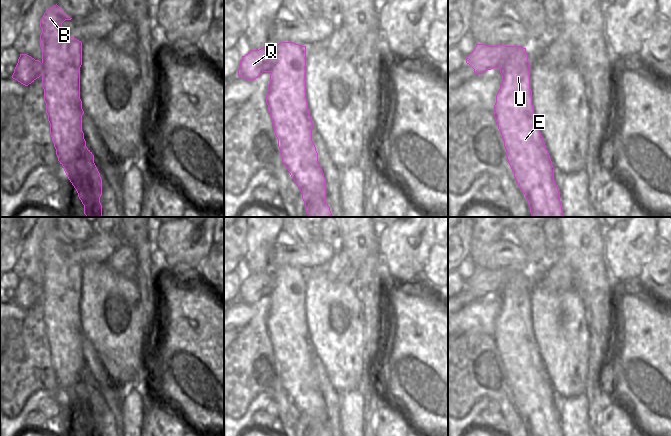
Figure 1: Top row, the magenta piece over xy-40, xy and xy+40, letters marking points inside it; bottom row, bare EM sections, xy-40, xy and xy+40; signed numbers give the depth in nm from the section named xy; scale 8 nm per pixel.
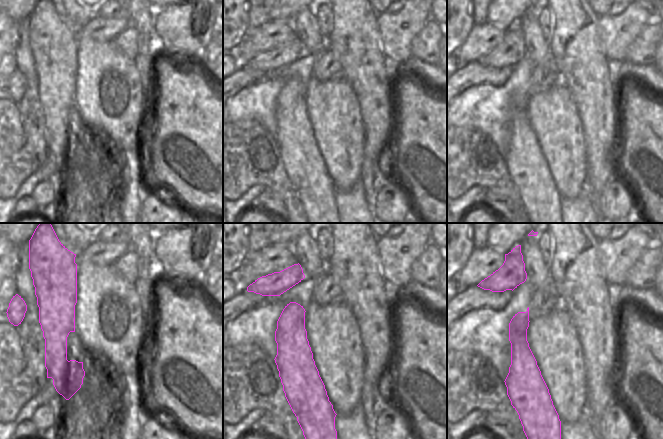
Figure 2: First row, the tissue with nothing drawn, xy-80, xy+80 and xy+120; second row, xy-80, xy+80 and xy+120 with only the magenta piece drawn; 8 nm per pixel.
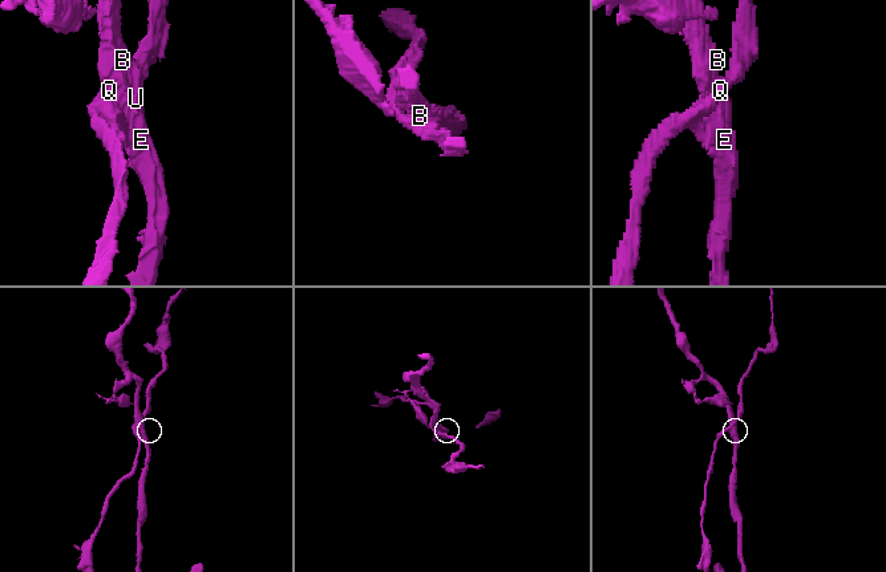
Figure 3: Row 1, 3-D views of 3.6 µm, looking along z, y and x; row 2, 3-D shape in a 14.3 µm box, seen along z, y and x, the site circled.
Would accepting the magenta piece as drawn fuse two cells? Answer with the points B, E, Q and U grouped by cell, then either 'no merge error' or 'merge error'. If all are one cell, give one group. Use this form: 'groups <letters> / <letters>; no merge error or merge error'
groups B E U / Q; merge error

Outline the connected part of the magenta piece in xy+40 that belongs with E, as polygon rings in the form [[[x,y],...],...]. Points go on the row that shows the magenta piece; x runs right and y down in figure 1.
[[[526,48],[508,49],[508,57],[500,67],[502,83],[496,95],[494,117],[504,141],[506,157],[516,183],[524,193],[532,217],[564,217],[560,192],[554,181],[554,167],[532,105],[530,63]]]

